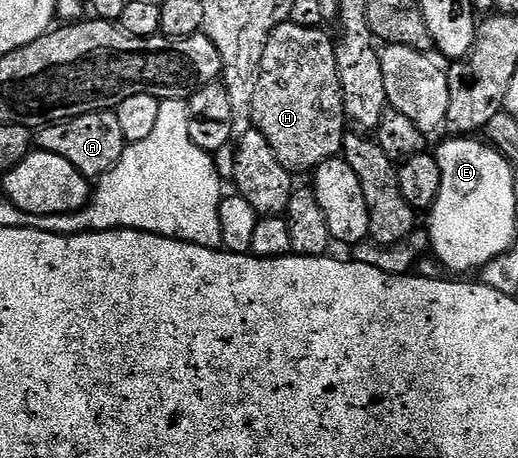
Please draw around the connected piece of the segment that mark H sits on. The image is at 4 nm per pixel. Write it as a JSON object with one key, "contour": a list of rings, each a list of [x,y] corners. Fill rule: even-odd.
{"contour":[[[291,21],[273,29],[263,52],[259,88],[255,88],[253,125],[267,136],[267,144],[271,144],[271,152],[275,152],[275,160],[279,160],[279,164],[294,176],[316,171],[327,160],[338,157],[345,144],[347,119],[337,71],[337,52],[334,39],[329,39],[323,31],[321,28],[303,28]]]}

